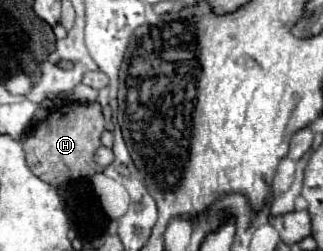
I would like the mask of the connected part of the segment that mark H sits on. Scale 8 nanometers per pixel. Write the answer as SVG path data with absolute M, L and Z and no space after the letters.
M72 102L54 110L46 120L42 120L22 142L30 170L52 186L62 182L86 178L96 174L94 154L102 146L100 136L104 132L104 116L98 102L80 104Z

